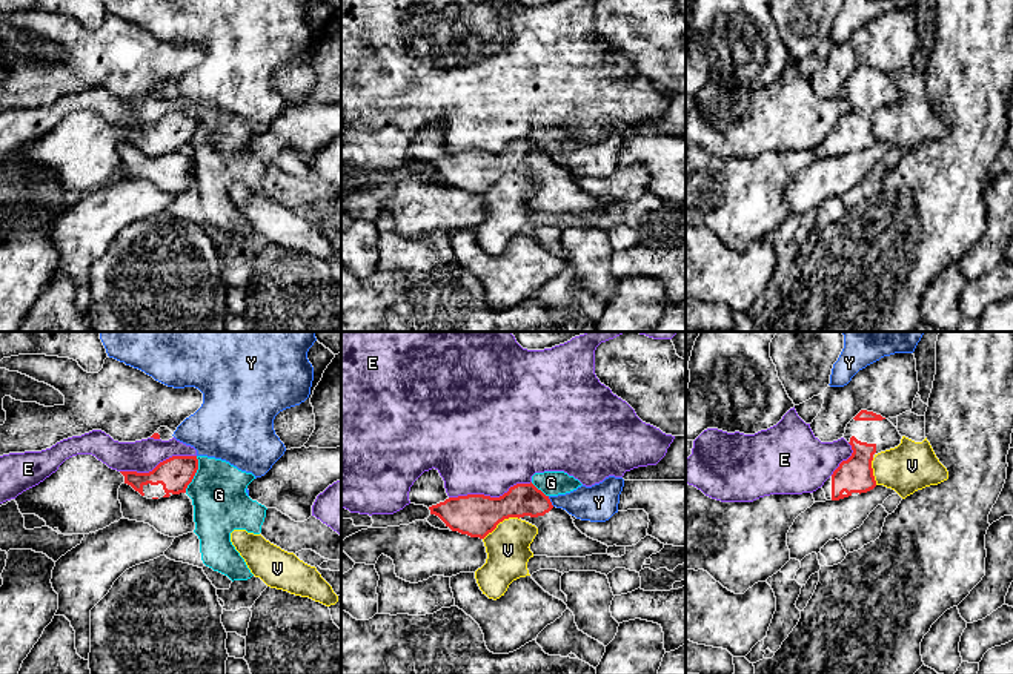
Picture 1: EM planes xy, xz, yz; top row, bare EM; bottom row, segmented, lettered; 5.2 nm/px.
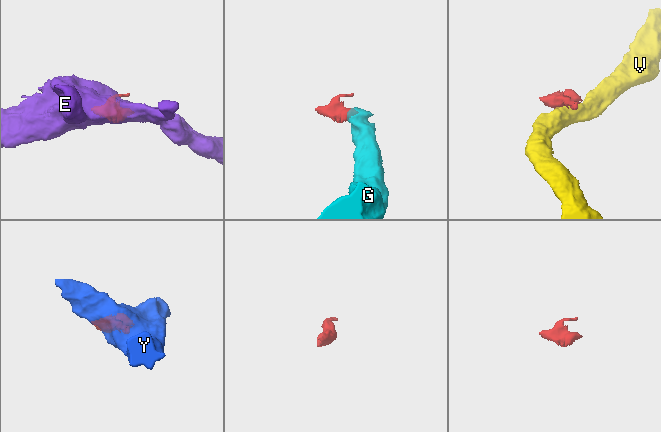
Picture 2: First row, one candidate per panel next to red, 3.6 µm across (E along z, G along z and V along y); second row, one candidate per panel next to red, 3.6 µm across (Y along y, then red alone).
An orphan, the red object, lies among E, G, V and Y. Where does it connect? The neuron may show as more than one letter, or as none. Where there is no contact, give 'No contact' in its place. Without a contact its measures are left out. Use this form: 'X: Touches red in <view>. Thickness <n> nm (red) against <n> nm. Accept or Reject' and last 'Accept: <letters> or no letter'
E: Touches red in xz. Thickness 220 nm (red) against 480 nm. Reject
G: Touches red in xy. Thickness 180 nm (red) against 280 nm. Reject
V: Touches red in xz. Thickness 220 nm (red) against 220 nm. Reject
Y: Touches red in xz. Thickness 180 nm (red) against 190 nm. Reject
Accept: no letter

